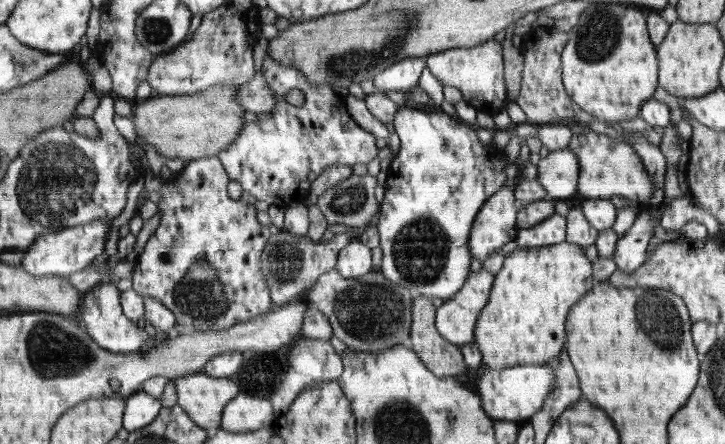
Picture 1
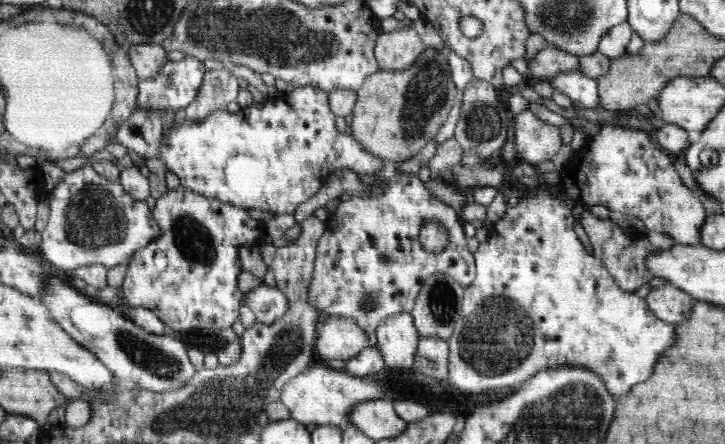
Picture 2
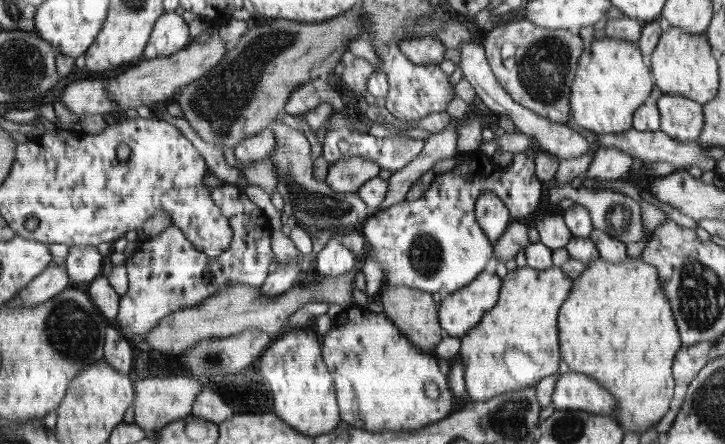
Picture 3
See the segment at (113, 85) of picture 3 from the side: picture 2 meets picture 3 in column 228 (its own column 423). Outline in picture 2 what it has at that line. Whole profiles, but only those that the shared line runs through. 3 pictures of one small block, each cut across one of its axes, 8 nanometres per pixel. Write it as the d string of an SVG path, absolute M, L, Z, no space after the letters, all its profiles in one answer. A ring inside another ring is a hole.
M414 29L393 30L379 34L374 54L380 70L399 71L414 65L424 48Z

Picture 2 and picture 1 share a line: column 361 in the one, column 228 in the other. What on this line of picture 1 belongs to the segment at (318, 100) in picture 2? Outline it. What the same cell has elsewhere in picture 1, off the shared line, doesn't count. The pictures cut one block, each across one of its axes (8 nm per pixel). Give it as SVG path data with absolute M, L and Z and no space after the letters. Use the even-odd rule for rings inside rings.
M265 55L262 61L262 72L268 88L274 92L275 106L268 114L268 120L258 121L256 123L246 123L242 129L242 136L233 142L228 150L218 153L218 158L224 164L225 171L228 172L229 178L236 180L243 190L252 194L256 200L276 204L280 208L304 204L308 200L309 190L312 182L320 176L324 168L333 165L345 165L354 167L356 164L366 164L376 158L378 146L374 134L366 132L360 128L354 121L354 118L348 113L345 104L345 97L336 94L328 83L316 85L306 79L306 75L301 70L282 65L280 61L272 59L270 55ZM290 90L302 90L304 94L304 104L302 106L292 106L286 102L286 94Z

